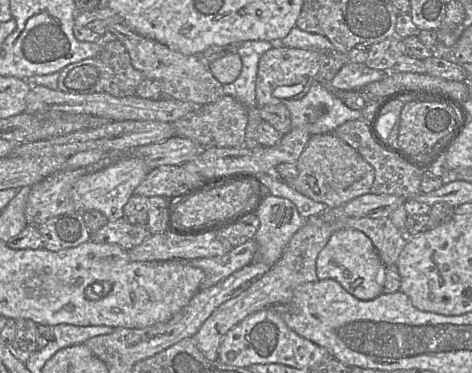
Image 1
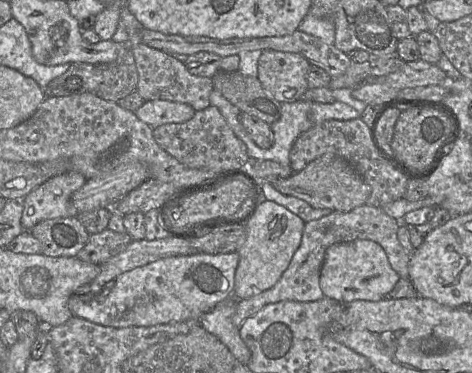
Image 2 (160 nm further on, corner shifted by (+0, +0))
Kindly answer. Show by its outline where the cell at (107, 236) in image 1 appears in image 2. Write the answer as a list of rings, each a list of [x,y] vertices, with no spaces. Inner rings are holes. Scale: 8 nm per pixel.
[[[107,228],[90,235],[88,242],[76,257],[84,262],[101,265],[123,252],[131,242],[127,232],[117,233]]]

